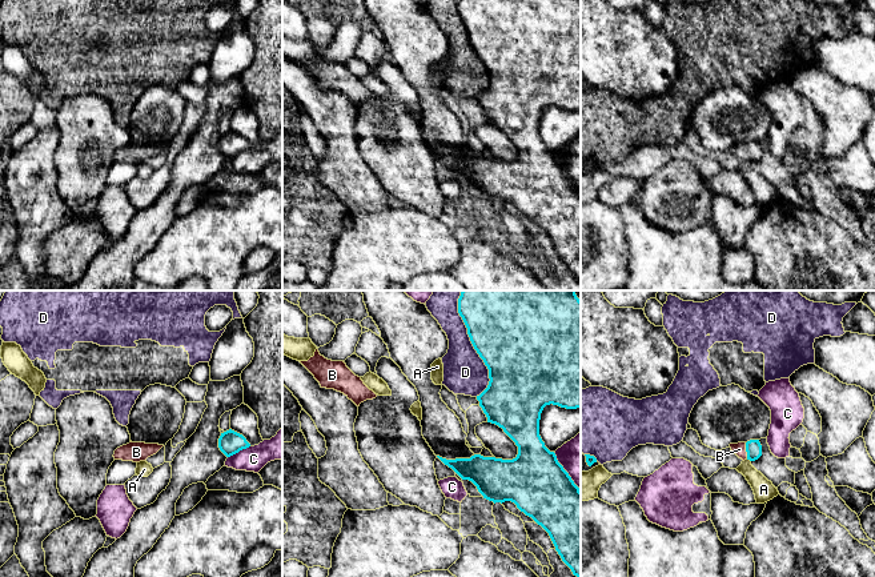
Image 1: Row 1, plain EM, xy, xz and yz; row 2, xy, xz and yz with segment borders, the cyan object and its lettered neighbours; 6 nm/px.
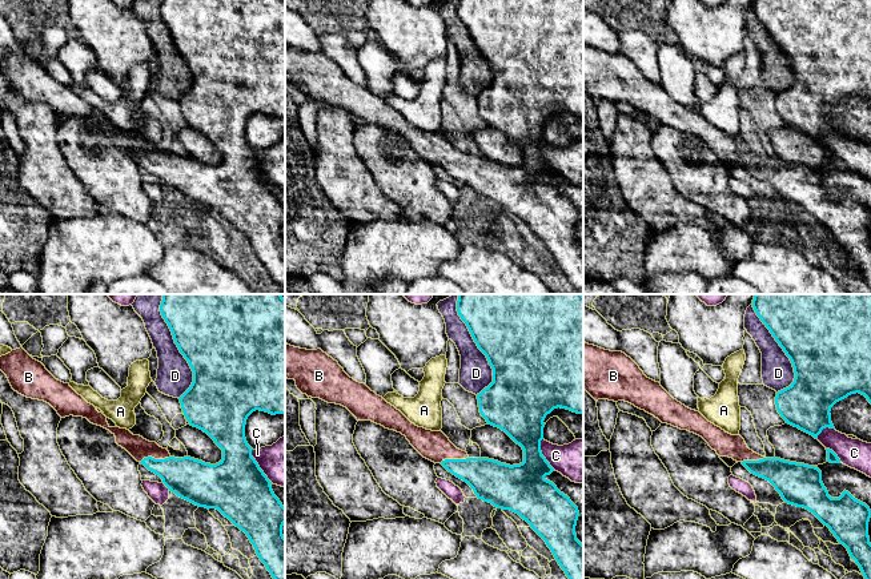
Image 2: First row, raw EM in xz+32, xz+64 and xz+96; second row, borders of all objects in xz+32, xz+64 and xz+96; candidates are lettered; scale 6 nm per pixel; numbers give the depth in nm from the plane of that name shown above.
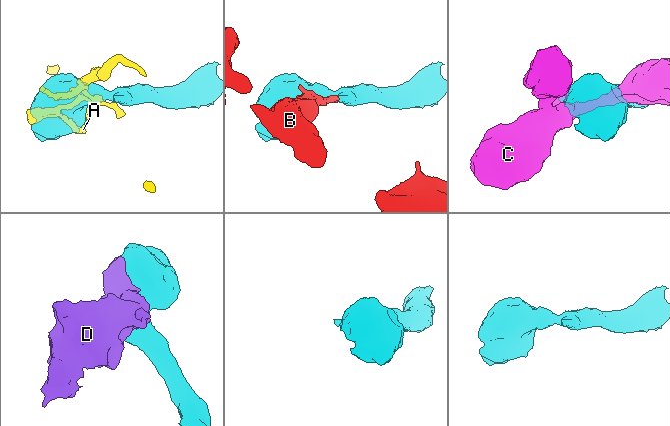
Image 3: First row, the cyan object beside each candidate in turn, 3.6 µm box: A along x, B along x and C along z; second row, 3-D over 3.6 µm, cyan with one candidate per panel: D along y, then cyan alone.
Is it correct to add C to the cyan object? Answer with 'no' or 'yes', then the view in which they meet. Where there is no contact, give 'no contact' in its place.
no; contact in xy

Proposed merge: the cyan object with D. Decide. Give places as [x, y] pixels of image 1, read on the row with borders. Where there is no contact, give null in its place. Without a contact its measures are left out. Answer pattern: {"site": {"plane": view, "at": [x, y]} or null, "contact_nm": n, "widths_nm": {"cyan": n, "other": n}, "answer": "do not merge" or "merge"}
{"site": {"plane": "xz", "at": [472, 343]}, "contact_nm": 650, "widths_nm": {"cyan": 500, "other": 260}, "answer": "do not merge"}

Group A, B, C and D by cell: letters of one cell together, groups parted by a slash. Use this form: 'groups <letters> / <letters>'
groups A / B / C / D

